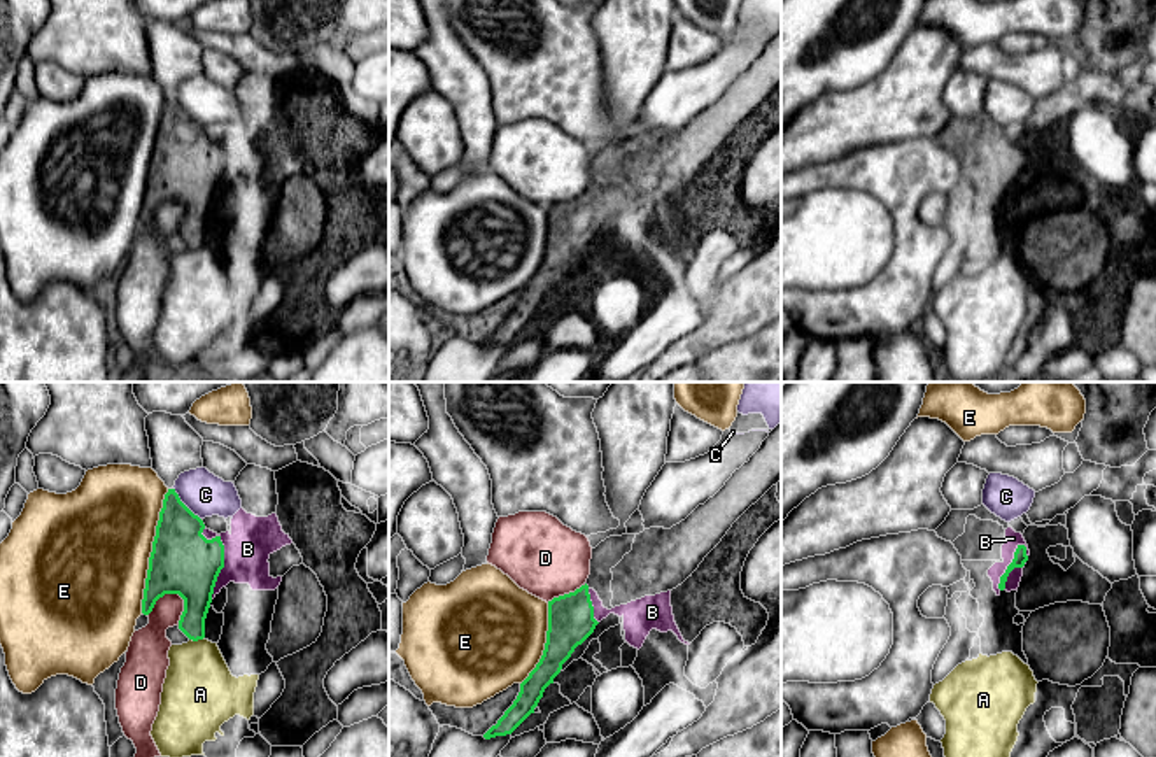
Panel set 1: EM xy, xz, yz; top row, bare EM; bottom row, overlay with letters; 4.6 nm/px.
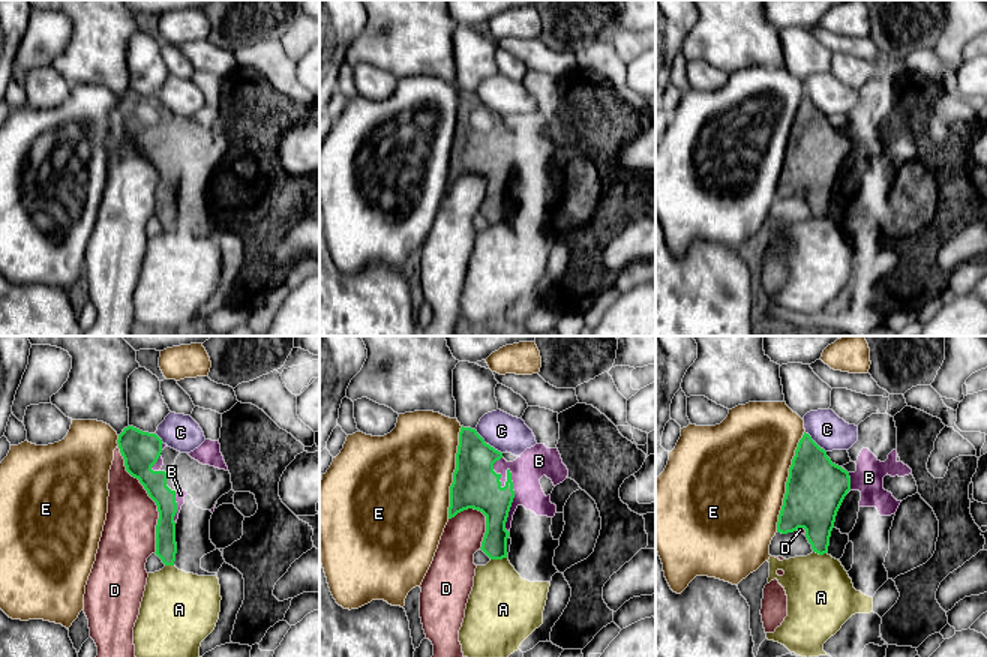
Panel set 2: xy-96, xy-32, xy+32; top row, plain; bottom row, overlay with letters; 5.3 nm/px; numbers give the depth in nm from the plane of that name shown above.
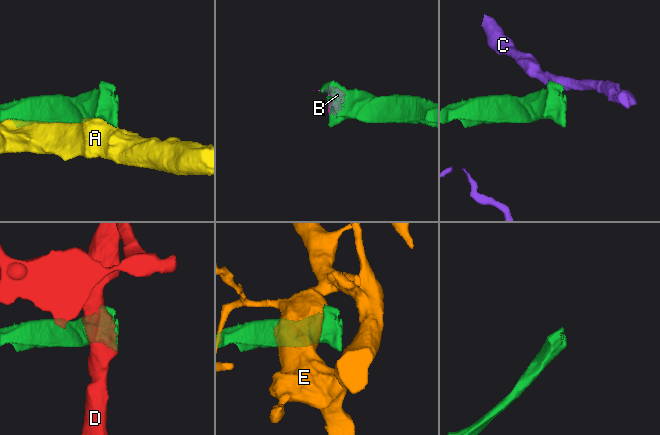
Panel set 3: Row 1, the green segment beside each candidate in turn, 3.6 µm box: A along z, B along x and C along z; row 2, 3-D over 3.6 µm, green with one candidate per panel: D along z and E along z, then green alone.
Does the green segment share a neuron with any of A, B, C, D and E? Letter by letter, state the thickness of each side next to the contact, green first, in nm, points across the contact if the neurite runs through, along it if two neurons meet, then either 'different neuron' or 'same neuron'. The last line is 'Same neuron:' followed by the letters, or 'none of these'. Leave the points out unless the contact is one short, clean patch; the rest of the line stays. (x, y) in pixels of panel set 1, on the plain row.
A: 170/340 nm | different neuron
B: 60/70 nm | same neuron
C: 280/200 nm | along xy (174, 95), (177, 104), (200, 127) | different neuron
D: 300/180 nm | different neuron
E: 300/480 nm | different neuron
Same neuron: B

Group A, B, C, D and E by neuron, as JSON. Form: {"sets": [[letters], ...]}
{"sets": [["A"], ["B"], ["C"], ["D"], ["E"]]}

